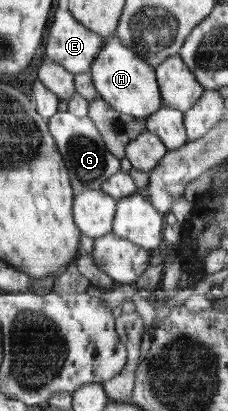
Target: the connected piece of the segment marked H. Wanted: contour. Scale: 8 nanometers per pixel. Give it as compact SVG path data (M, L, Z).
M117 34L104 38L104 47L92 63L92 76L100 97L120 113L134 114L145 120L162 109L163 99L157 69L146 63L136 51L126 47Z

